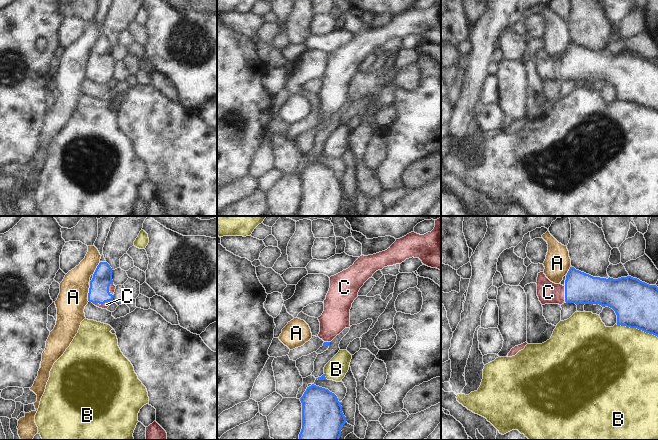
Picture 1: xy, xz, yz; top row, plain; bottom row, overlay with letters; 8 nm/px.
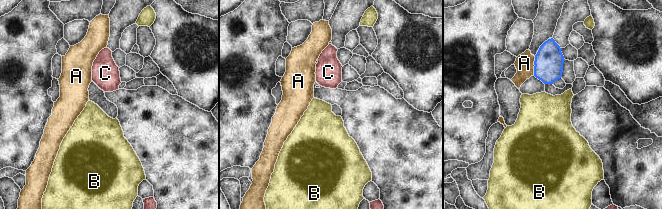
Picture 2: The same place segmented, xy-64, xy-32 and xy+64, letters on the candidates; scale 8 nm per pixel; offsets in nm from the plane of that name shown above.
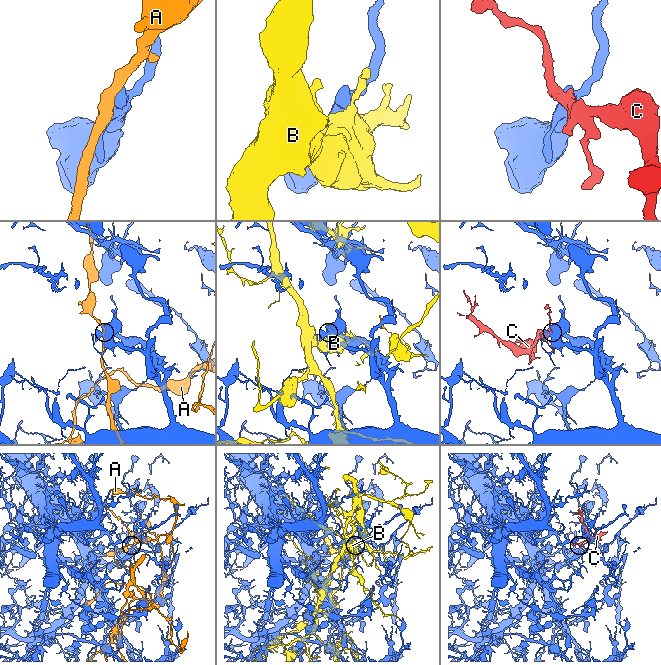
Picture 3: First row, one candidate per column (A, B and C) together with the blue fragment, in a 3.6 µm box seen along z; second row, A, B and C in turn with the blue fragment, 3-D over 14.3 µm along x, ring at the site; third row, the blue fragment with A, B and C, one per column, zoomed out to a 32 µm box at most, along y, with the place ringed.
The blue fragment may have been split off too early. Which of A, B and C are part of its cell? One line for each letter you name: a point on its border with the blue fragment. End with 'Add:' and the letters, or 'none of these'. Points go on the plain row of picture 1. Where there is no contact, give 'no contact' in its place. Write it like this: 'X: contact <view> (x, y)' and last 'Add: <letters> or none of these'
C: contact xy (103, 79)
Add: C

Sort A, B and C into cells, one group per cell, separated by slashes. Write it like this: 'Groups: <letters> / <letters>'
Groups: A / B / C.

